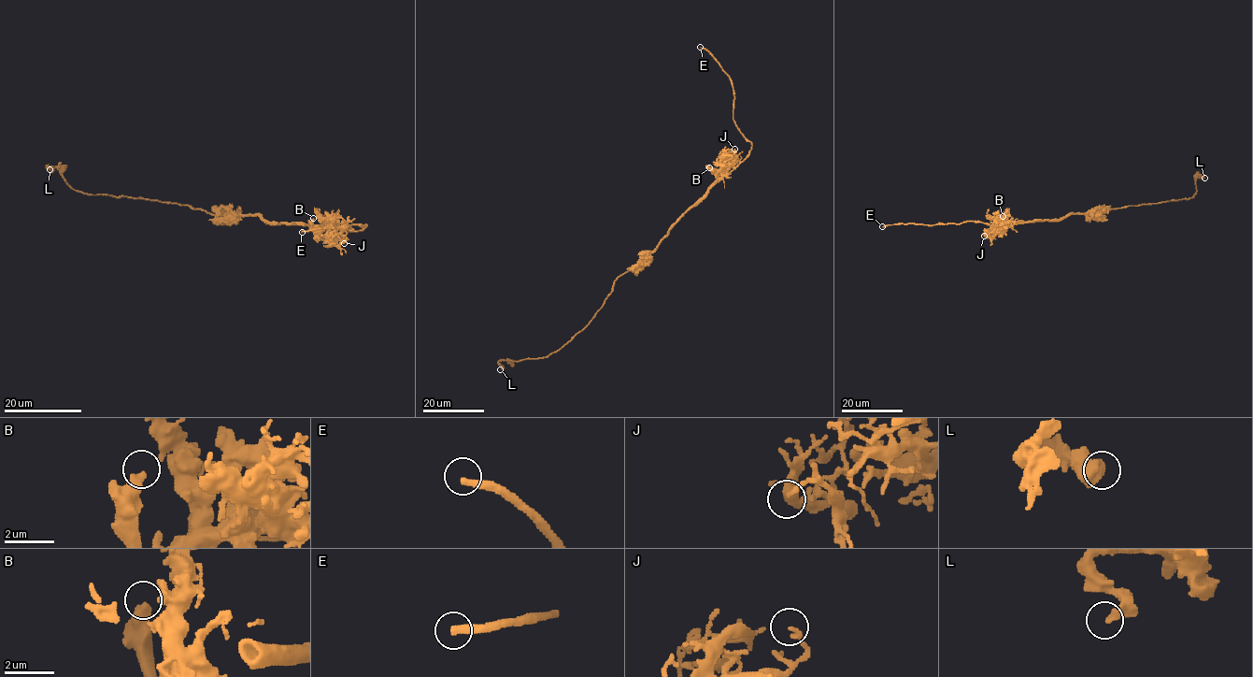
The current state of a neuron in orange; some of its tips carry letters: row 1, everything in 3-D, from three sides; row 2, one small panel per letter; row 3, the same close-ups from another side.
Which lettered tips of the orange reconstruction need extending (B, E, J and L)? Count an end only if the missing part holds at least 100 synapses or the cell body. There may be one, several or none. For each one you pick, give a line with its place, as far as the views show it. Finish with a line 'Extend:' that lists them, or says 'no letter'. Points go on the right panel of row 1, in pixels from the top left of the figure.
E: (882, 226)
Extend: E

